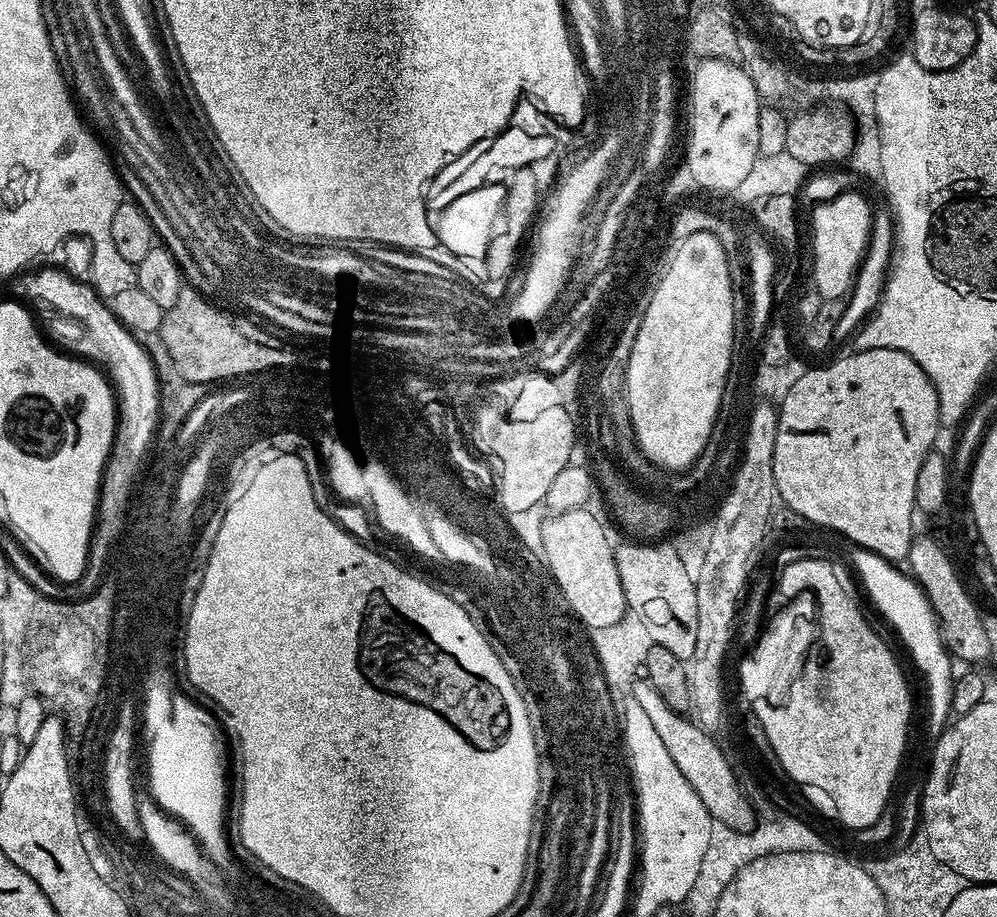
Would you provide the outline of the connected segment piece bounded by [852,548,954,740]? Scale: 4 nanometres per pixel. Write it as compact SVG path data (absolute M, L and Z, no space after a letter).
M855 549L852 562L862 580L862 584L880 610L881 614L894 626L902 638L917 668L924 674L928 684L928 702L930 704L930 722L928 732L931 739L939 739L947 727L952 706L952 658L943 644L939 621L923 589L909 575L905 576L895 568L891 561L868 549Z

